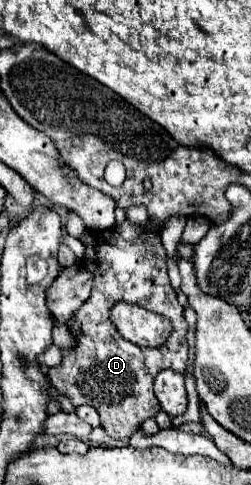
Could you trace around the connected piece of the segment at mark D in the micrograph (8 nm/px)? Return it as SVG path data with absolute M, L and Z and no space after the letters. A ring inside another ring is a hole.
M127 220L121 226L113 226L99 232L85 232L81 236L85 246L83 266L93 272L93 292L89 300L77 310L71 334L77 346L63 350L63 362L57 368L49 368L49 380L57 392L69 396L73 406L89 404L101 416L101 426L113 438L129 438L141 430L145 418L155 416L161 408L153 394L153 378L169 368L183 372L187 366L187 322L183 306L177 302L177 294L171 288L165 264L165 248L161 238L153 232L141 234L141 228L131 226ZM117 302L133 302L151 312L167 316L173 332L169 342L161 348L137 348L131 342L123 342L119 332L109 322L109 308Z

